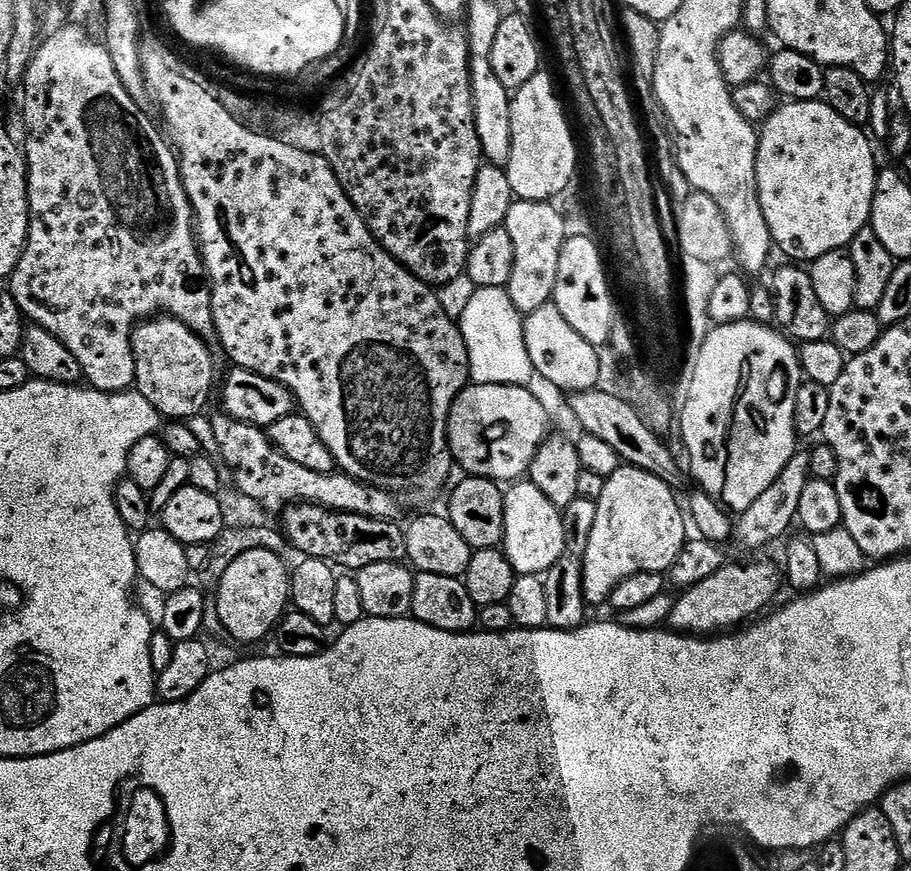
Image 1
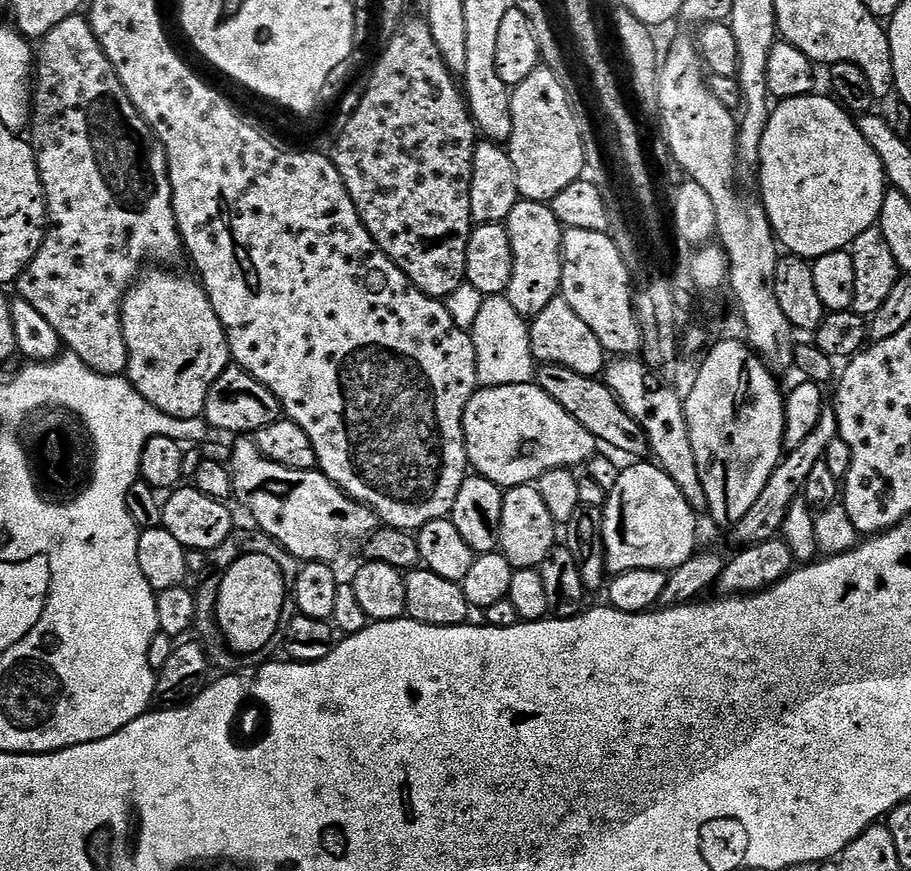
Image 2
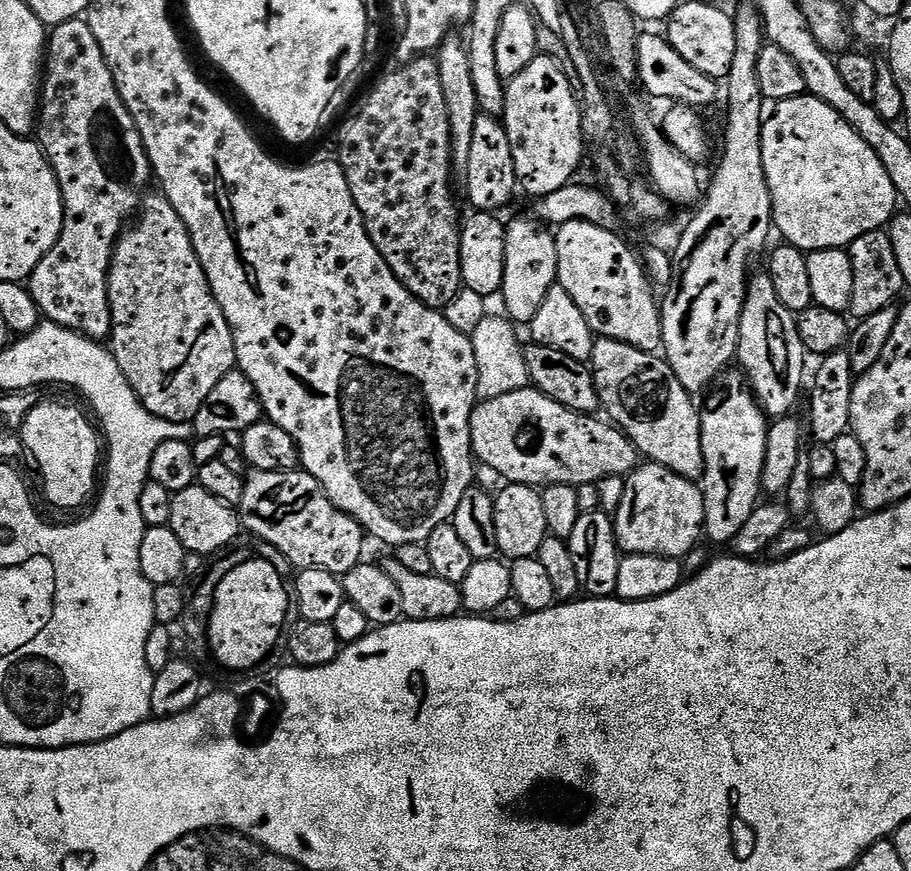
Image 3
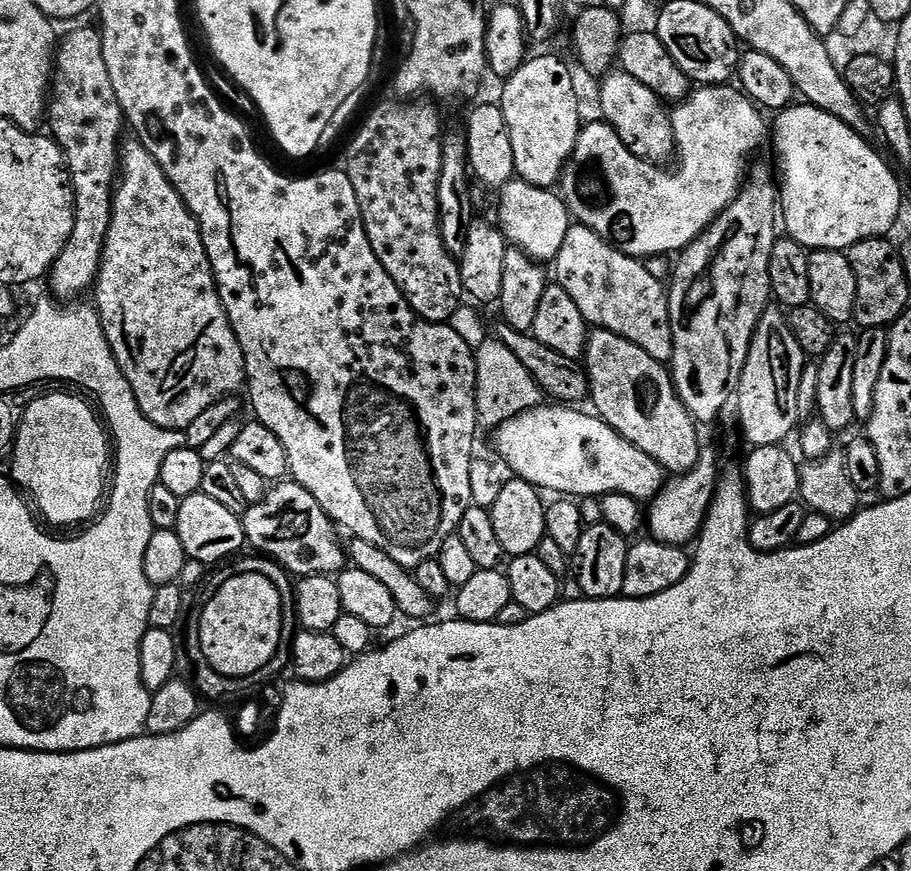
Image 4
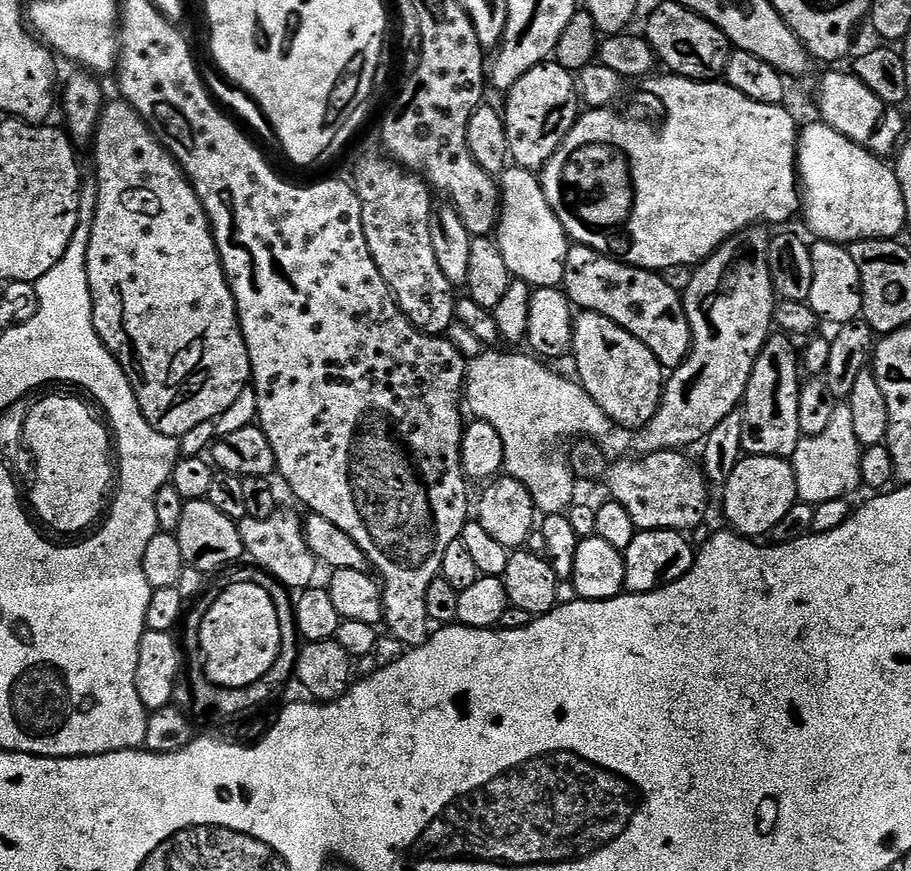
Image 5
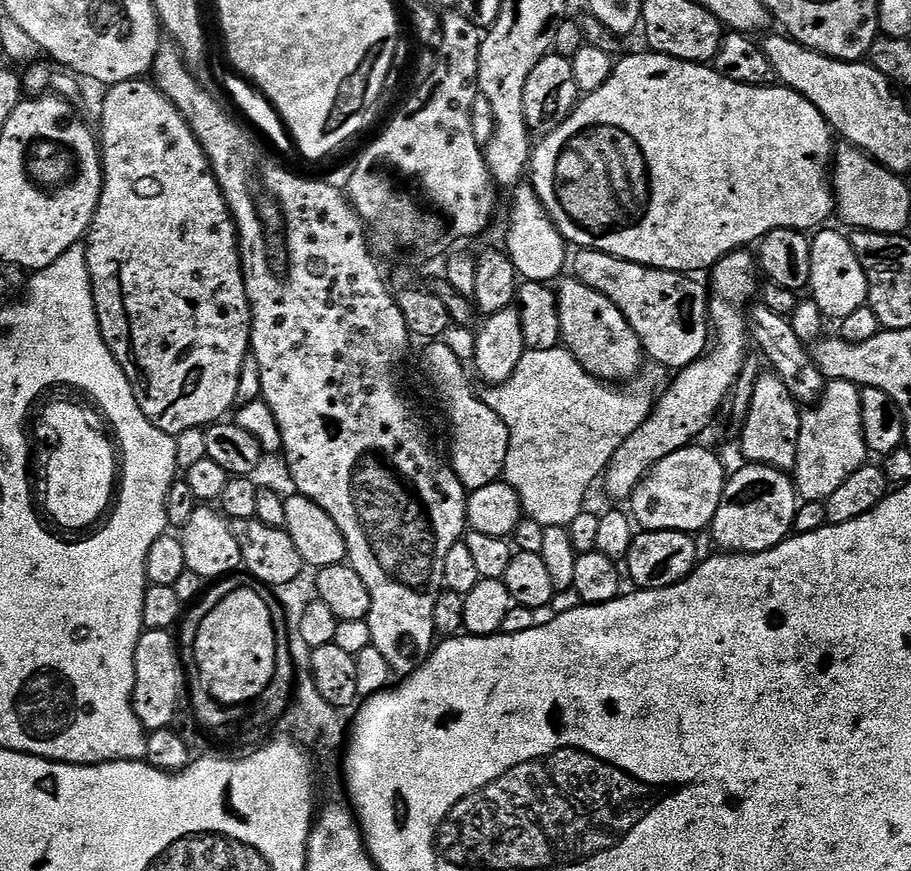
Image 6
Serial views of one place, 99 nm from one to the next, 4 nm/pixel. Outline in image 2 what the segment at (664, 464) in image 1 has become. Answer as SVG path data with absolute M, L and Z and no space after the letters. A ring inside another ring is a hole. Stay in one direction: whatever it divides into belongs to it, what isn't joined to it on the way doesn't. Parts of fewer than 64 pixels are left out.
M543 364L536 372L536 383L571 417L578 419L590 434L594 434L599 443L604 443L616 450L620 450L632 457L642 458L649 453L648 439L641 427L628 414L616 400L616 396L609 390L607 383L595 377L576 374L566 367L557 364Z

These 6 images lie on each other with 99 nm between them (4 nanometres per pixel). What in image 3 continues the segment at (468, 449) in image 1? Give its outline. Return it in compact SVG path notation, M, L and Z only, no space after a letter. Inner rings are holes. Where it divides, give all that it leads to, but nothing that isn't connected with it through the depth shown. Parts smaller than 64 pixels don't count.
M529 386L490 400L480 400L472 412L470 438L475 459L493 468L510 484L597 484L611 476L627 477L638 467L638 453L632 441L611 423L560 405L536 387Z

